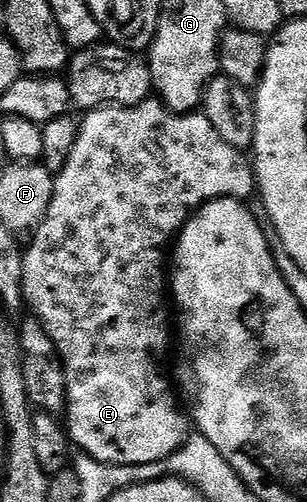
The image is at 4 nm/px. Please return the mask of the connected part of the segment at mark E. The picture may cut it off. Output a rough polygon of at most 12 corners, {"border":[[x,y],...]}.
{"border":[[90,109],[24,250],[70,442],[179,451],[167,266],[250,158],[200,112]]}

